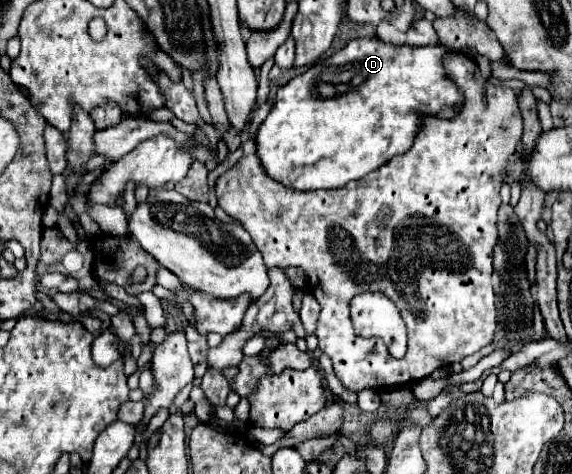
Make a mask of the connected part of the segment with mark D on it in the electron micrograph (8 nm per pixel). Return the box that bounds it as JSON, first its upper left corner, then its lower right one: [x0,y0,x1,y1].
[256,37,464,191]

